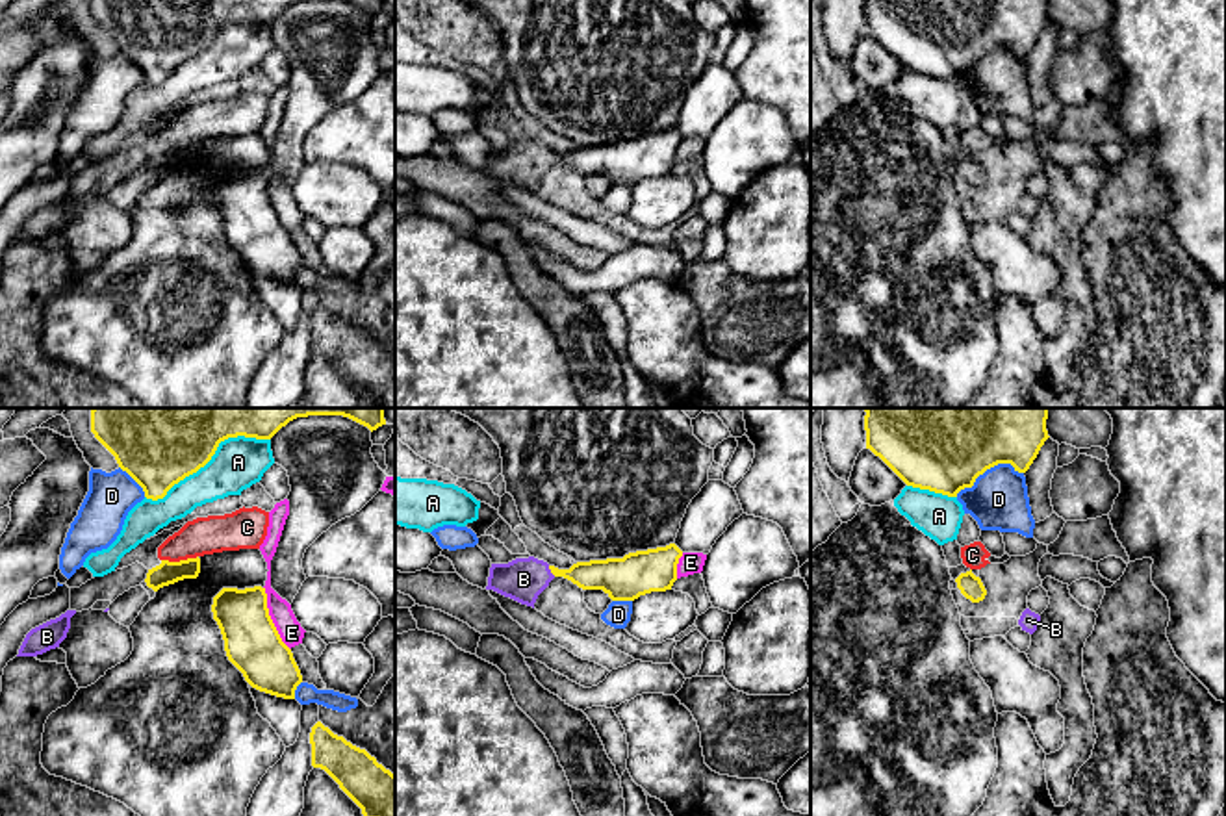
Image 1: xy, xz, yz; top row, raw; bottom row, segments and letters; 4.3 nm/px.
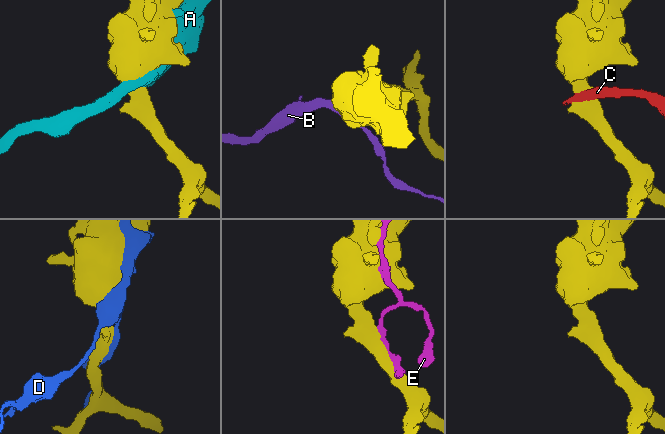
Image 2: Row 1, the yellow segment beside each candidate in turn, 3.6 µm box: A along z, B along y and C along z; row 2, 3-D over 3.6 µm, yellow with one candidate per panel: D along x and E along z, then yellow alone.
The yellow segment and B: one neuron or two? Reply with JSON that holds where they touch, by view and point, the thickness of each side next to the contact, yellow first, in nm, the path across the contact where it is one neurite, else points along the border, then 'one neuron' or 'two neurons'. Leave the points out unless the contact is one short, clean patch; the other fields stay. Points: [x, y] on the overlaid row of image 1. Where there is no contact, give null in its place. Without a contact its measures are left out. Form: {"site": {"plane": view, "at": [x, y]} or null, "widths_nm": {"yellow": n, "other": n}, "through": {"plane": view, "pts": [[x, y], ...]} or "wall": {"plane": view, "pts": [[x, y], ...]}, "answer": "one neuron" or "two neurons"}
{"site": {"plane": "xz", "at": [551, 572]}, "widths_nm": {"yellow": 140, "other": 190}, "through": {"plane": "xz", "pts": [[609, 575], [551, 572], [523, 579]]}, "answer": "one neuron"}

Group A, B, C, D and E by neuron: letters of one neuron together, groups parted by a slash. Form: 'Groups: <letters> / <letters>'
Groups: A / B / C / D / E

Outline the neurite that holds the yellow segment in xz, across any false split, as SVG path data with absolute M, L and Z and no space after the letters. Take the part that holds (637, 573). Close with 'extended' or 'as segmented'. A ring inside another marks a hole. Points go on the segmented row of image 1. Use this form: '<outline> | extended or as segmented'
M666 547L629 553L623 558L577 562L558 569L534 556L508 564L492 564L486 590L532 606L555 577L564 577L582 590L603 590L612 601L634 601L651 592L671 590L683 551Z | extended

